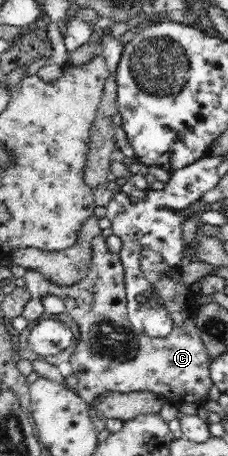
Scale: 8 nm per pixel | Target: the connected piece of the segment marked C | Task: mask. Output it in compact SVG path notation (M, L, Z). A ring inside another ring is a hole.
M101 234L95 236L91 242L92 261L90 263L87 277L70 286L62 286L47 279L45 275L37 270L27 269L21 278L21 283L27 288L32 300L40 301L44 295L55 295L65 304L69 317L79 326L81 337L70 356L70 365L73 375L77 377L78 395L86 403L93 405L99 397L105 397L107 393L119 392L153 392L162 396L171 404L179 407L183 403L196 403L200 405L207 400L212 379L210 378L209 364L212 357L208 354L196 326L196 297L189 285L185 285L181 279L181 270L166 265L163 257L158 251L144 246L139 255L139 265L143 277L160 294L160 299L166 309L173 315L174 326L166 337L153 338L146 336L131 326L127 318L127 298L124 286L124 267L118 253L111 253L107 248L106 238Z

